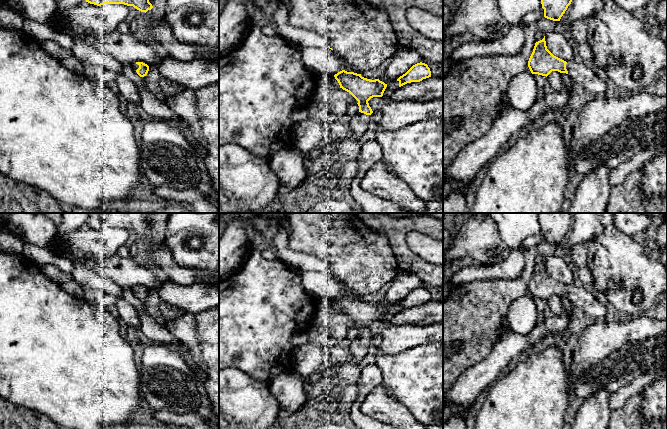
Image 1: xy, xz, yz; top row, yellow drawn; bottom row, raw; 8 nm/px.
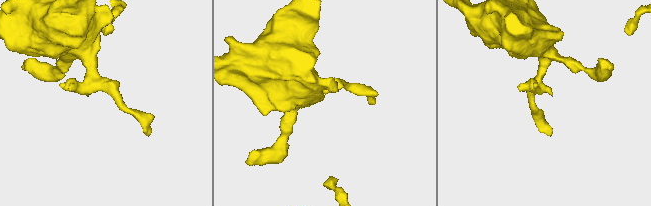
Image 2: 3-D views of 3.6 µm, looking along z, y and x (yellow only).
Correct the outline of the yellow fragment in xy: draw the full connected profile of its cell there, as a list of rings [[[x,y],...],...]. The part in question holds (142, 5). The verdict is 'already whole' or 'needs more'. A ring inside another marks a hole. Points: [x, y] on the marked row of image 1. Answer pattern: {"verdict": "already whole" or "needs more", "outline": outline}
{"verdict": "already whole", "outline": [[[86,0],[90,4],[101,6],[104,4],[124,4],[127,6],[133,6],[141,12],[147,12],[153,8],[149,0]]]}

